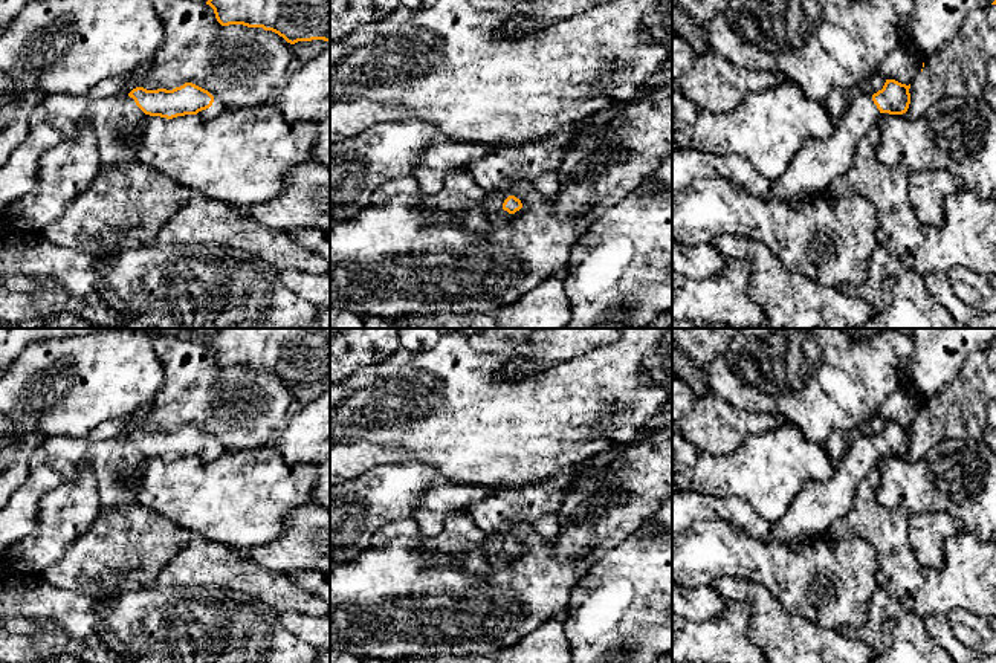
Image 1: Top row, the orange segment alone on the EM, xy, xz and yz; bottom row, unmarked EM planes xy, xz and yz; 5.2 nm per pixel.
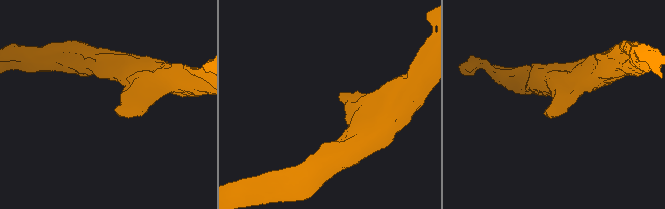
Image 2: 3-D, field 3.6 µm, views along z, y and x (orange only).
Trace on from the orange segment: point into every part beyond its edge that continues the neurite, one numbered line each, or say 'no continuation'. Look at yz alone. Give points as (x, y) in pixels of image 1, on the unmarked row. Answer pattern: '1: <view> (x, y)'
1: yz (819, 503)

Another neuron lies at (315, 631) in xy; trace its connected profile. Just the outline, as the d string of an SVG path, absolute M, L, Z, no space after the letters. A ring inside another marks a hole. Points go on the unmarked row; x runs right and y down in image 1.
M289 611L280 613L278 619L289 632L307 645L318 651L330 651L330 617L309 617Z

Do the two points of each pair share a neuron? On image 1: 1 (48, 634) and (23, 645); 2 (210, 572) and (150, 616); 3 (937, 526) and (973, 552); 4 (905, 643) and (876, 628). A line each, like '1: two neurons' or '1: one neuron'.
1: one neuron
2: two neurons
3: two neurons
4: one neuron

